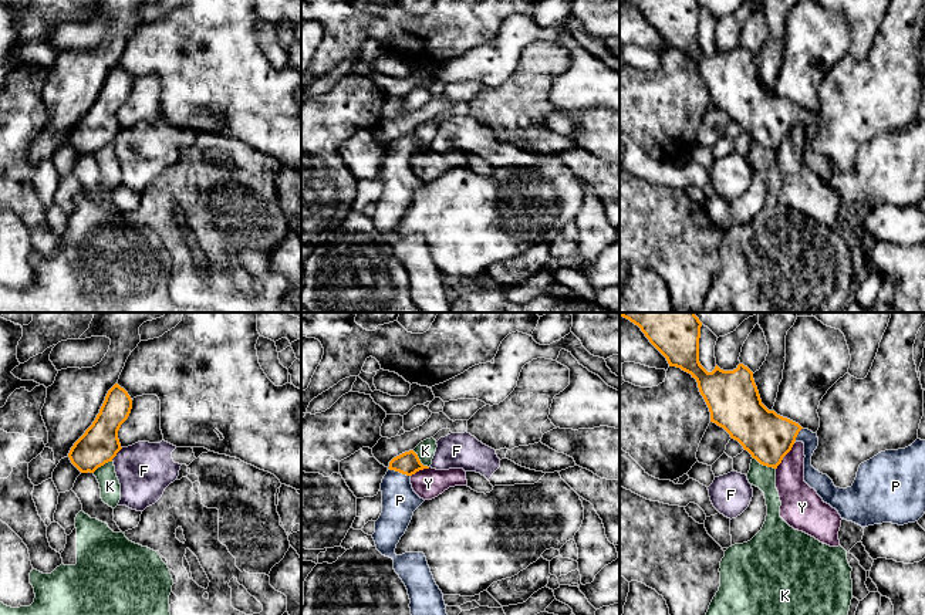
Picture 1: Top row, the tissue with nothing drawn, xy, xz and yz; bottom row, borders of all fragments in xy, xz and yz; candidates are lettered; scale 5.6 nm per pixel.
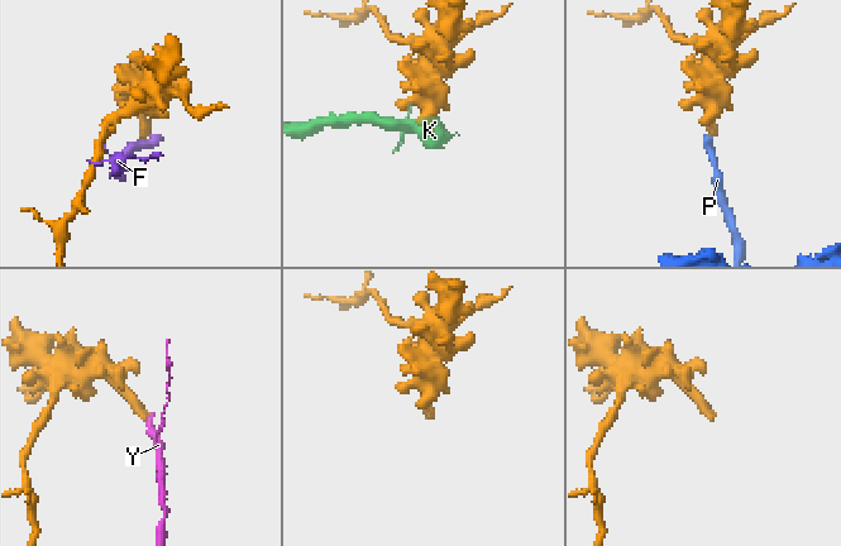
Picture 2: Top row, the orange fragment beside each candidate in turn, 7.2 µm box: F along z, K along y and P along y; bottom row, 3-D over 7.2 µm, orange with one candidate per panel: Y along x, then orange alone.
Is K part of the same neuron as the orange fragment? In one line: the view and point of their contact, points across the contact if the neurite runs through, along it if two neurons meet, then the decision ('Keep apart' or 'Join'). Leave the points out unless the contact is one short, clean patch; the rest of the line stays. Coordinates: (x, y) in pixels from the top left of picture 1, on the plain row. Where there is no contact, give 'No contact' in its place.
Touches orange at yz (765, 147). Boundary: yz (753, 139), (775, 151). Keep apart

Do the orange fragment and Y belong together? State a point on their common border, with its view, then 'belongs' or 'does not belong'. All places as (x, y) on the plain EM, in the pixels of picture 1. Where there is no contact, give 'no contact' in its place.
yz (785, 137) | does not belong

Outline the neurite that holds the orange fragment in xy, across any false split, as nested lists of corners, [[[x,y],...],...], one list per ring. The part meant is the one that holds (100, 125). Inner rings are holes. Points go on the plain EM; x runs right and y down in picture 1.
[[[115,65],[107,75],[92,107],[74,125],[68,139],[81,155],[94,155],[117,138],[122,131],[118,112],[128,101],[132,81],[128,74]]]

